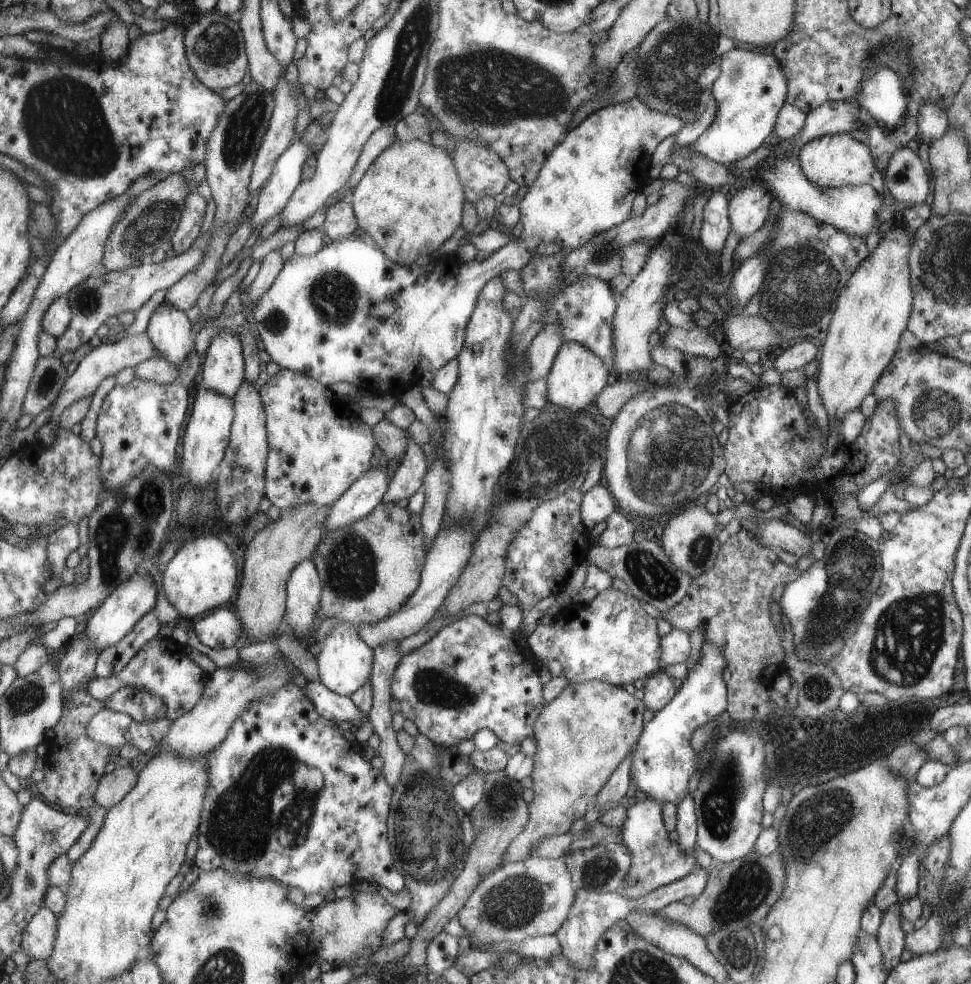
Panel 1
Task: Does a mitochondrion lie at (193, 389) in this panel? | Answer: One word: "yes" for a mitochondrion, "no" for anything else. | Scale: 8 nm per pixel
no

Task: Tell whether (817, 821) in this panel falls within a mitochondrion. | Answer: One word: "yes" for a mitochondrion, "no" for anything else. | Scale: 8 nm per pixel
yes

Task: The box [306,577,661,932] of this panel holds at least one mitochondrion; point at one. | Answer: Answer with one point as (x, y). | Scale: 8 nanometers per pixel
(428, 831)

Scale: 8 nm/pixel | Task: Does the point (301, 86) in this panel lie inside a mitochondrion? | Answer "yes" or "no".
no

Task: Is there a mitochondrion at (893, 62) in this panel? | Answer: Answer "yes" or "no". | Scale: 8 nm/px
yes

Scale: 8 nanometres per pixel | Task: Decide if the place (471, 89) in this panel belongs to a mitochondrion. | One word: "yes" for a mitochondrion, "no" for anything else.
yes

